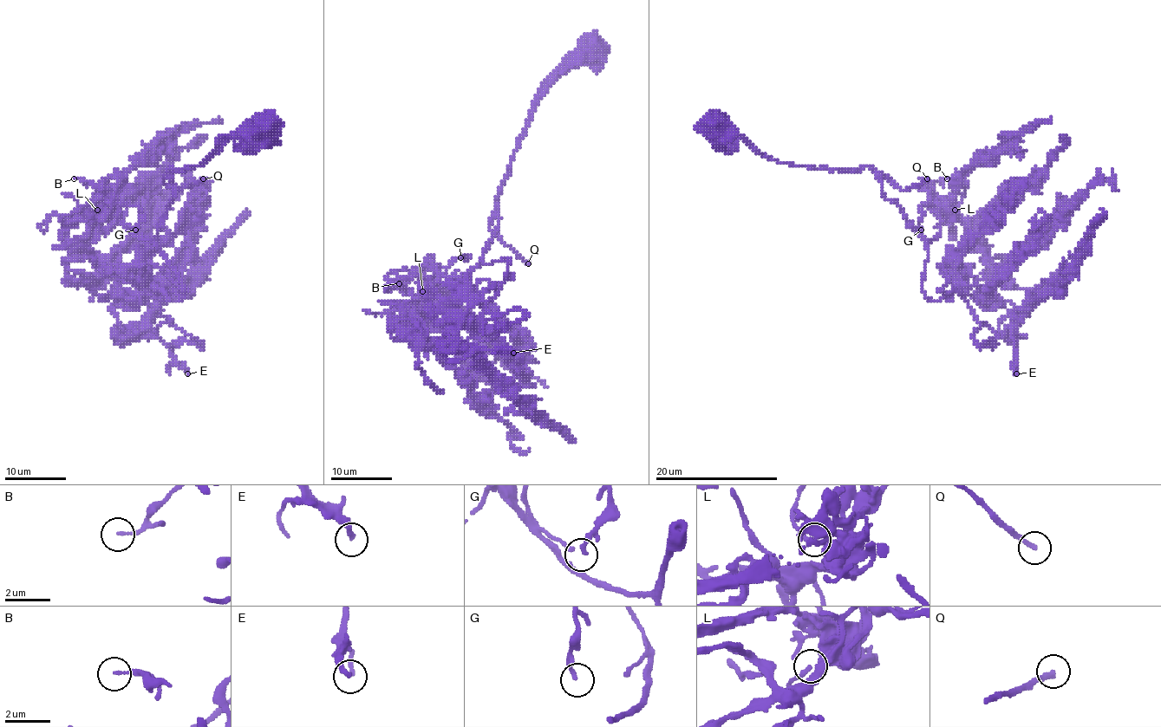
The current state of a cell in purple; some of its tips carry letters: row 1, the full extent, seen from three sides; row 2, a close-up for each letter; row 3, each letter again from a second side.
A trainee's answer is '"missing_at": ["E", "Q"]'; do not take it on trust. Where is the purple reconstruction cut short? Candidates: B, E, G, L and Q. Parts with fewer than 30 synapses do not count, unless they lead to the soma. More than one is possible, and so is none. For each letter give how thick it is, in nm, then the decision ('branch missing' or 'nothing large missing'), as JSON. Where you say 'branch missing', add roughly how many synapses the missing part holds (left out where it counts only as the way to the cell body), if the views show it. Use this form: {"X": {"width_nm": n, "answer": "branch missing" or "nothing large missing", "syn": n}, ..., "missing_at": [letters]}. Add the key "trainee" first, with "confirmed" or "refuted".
{"trainee": "refuted", "B": {"width_nm": 150, "answer": "branch missing", "syn": 45}, "E": {"width_nm": 240, "answer": "nothing large missing"}, "G": {"width_nm": 190, "answer": "nothing large missing"}, "L": {"width_nm": 140, "answer": "nothing large missing"}, "Q": {"width_nm": 240, "answer": "branch missing", "syn": 170}, "missing_at": ["B", "Q"]}

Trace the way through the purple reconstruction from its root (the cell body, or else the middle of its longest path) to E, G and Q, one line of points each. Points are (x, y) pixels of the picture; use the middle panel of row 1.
E: (593, 48), (536, 102), (500, 188), (482, 262), (506, 257), (504, 283), (438, 347), (513, 353)
G: (593, 48), (579, 47), (536, 102), (484, 259), (446, 275), (460, 257)
Q: (593, 48), (579, 47), (536, 102), (498, 197), (490, 230), (528, 263)

